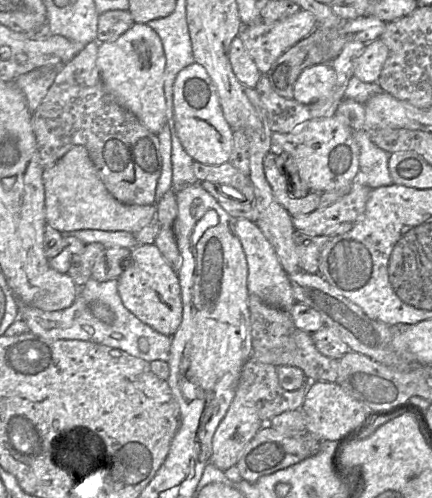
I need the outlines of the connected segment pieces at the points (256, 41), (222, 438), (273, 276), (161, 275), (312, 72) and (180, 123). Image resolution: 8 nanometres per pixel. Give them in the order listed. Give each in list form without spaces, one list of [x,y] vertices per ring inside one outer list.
[[[300,9],[284,19],[243,26],[238,37],[259,72],[267,74],[274,62],[317,26],[314,15]]]
[[[238,385],[228,411],[213,436],[210,462],[222,471],[236,465],[246,445],[264,424],[254,403],[248,398],[247,391]]]
[[[233,218],[234,229],[245,253],[248,276],[248,296],[257,296],[264,304],[289,312],[295,304],[288,274],[283,270],[278,257],[256,223],[245,218]]]
[[[138,244],[130,250],[130,256],[122,260],[121,266],[125,266],[128,261],[131,261],[131,263],[123,269],[117,278],[117,290],[122,304],[140,321],[155,331],[172,337],[182,320],[181,290],[177,272],[162,257],[154,244]]]
[[[330,63],[304,69],[294,85],[293,99],[301,104],[311,104],[327,97],[336,83],[336,74]]]
[[[194,62],[182,69],[173,84],[173,112],[176,134],[193,161],[221,165],[229,161],[233,132],[224,118],[216,88],[203,66]]]

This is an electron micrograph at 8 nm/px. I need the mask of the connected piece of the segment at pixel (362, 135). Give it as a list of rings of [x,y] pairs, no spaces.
[[[352,131],[359,150],[359,170],[355,183],[375,189],[393,184],[388,169],[389,153],[377,147],[364,131]]]

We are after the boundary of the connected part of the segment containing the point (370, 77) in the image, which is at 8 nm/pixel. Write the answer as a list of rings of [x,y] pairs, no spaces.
[[[381,39],[366,43],[356,61],[353,75],[363,82],[376,82],[387,57],[388,49]]]

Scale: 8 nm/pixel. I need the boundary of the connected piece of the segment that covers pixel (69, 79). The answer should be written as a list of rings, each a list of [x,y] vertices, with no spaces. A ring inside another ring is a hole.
[[[97,41],[90,42],[60,68],[47,94],[32,114],[39,163],[43,169],[49,168],[72,147],[81,145],[88,151],[104,187],[116,200],[124,204],[155,205],[156,184],[161,173],[159,140],[157,135],[147,130],[132,113],[119,106],[107,93],[96,64],[98,47]]]

